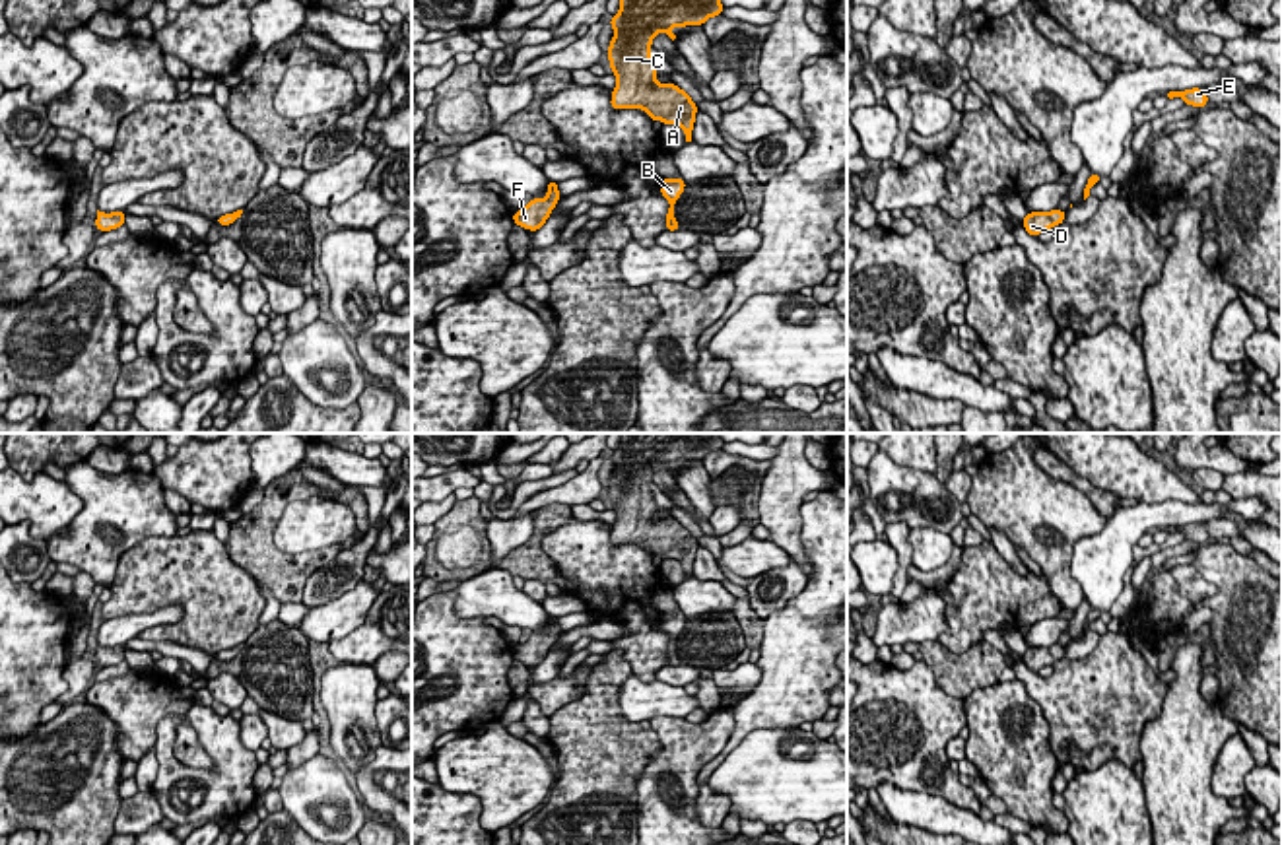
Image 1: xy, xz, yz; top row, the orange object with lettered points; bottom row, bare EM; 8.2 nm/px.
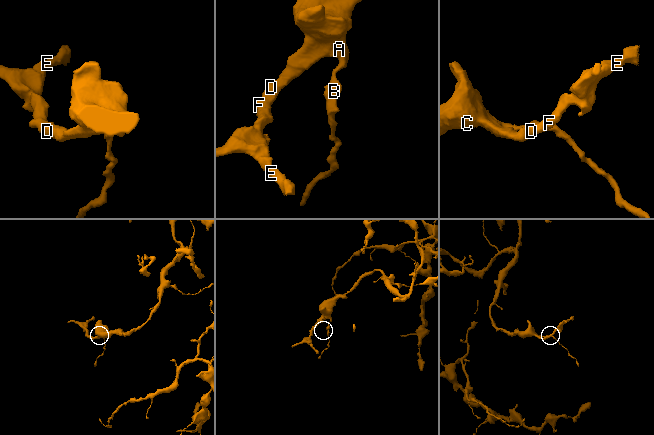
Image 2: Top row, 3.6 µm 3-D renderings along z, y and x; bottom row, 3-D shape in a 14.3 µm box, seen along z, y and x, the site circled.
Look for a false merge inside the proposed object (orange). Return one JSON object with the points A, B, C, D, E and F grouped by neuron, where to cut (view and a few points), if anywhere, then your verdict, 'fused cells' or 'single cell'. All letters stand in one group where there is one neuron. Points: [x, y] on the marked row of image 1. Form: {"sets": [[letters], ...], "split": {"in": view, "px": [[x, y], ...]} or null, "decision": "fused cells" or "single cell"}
{"sets": [["A", "B", "C", "D", "E", "F"]], "split": null, "decision": "single cell"}

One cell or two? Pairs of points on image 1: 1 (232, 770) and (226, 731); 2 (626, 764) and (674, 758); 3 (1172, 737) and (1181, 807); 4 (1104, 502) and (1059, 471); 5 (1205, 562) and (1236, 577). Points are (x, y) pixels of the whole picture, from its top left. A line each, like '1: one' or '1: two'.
1: one
2: two
3: one
4: one
5: one

